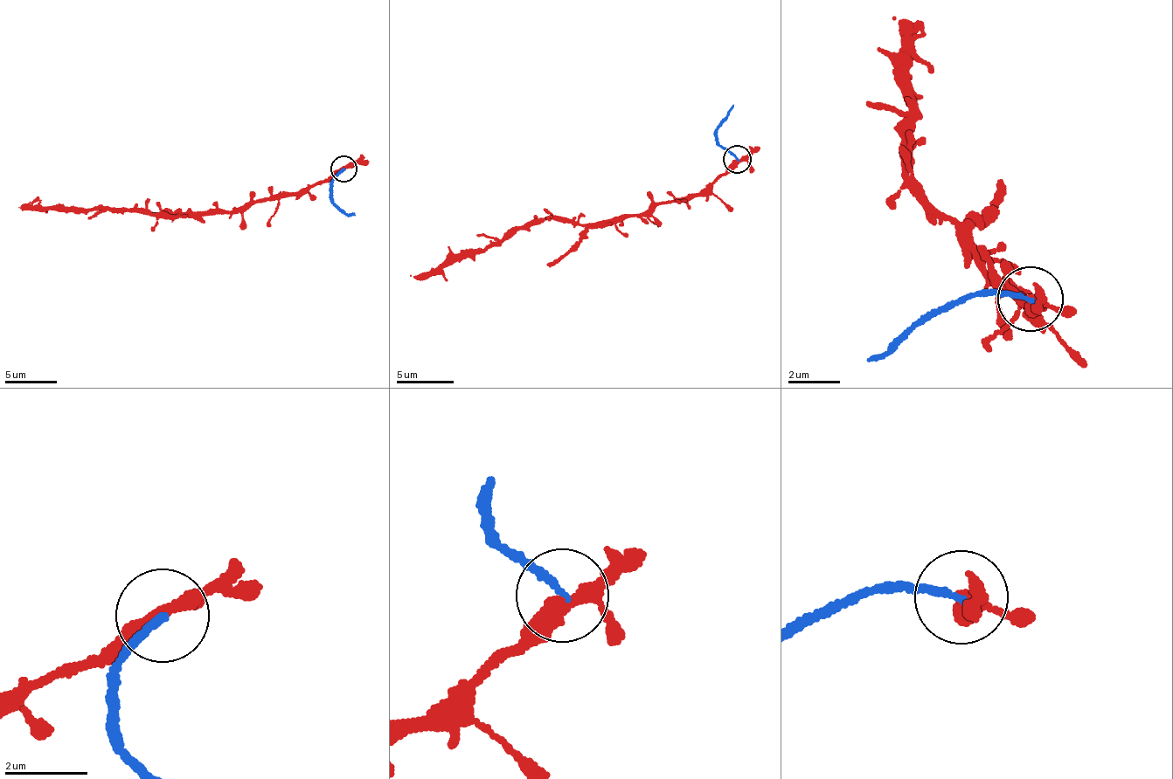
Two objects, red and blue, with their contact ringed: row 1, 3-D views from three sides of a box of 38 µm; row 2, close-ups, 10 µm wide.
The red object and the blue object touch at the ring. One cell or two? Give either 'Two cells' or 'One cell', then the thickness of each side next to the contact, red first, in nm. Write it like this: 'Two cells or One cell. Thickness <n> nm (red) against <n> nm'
Two cells. Thickness 280 nm (red) against 180 nm

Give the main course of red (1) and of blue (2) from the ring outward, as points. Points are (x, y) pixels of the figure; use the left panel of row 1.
1: (343, 168), (296, 192), (249, 200), (235, 210), (154, 217), (89, 209), (61, 211), (19, 206)
2: (343, 168), (336, 175), (331, 196), (346, 213), (354, 213)

